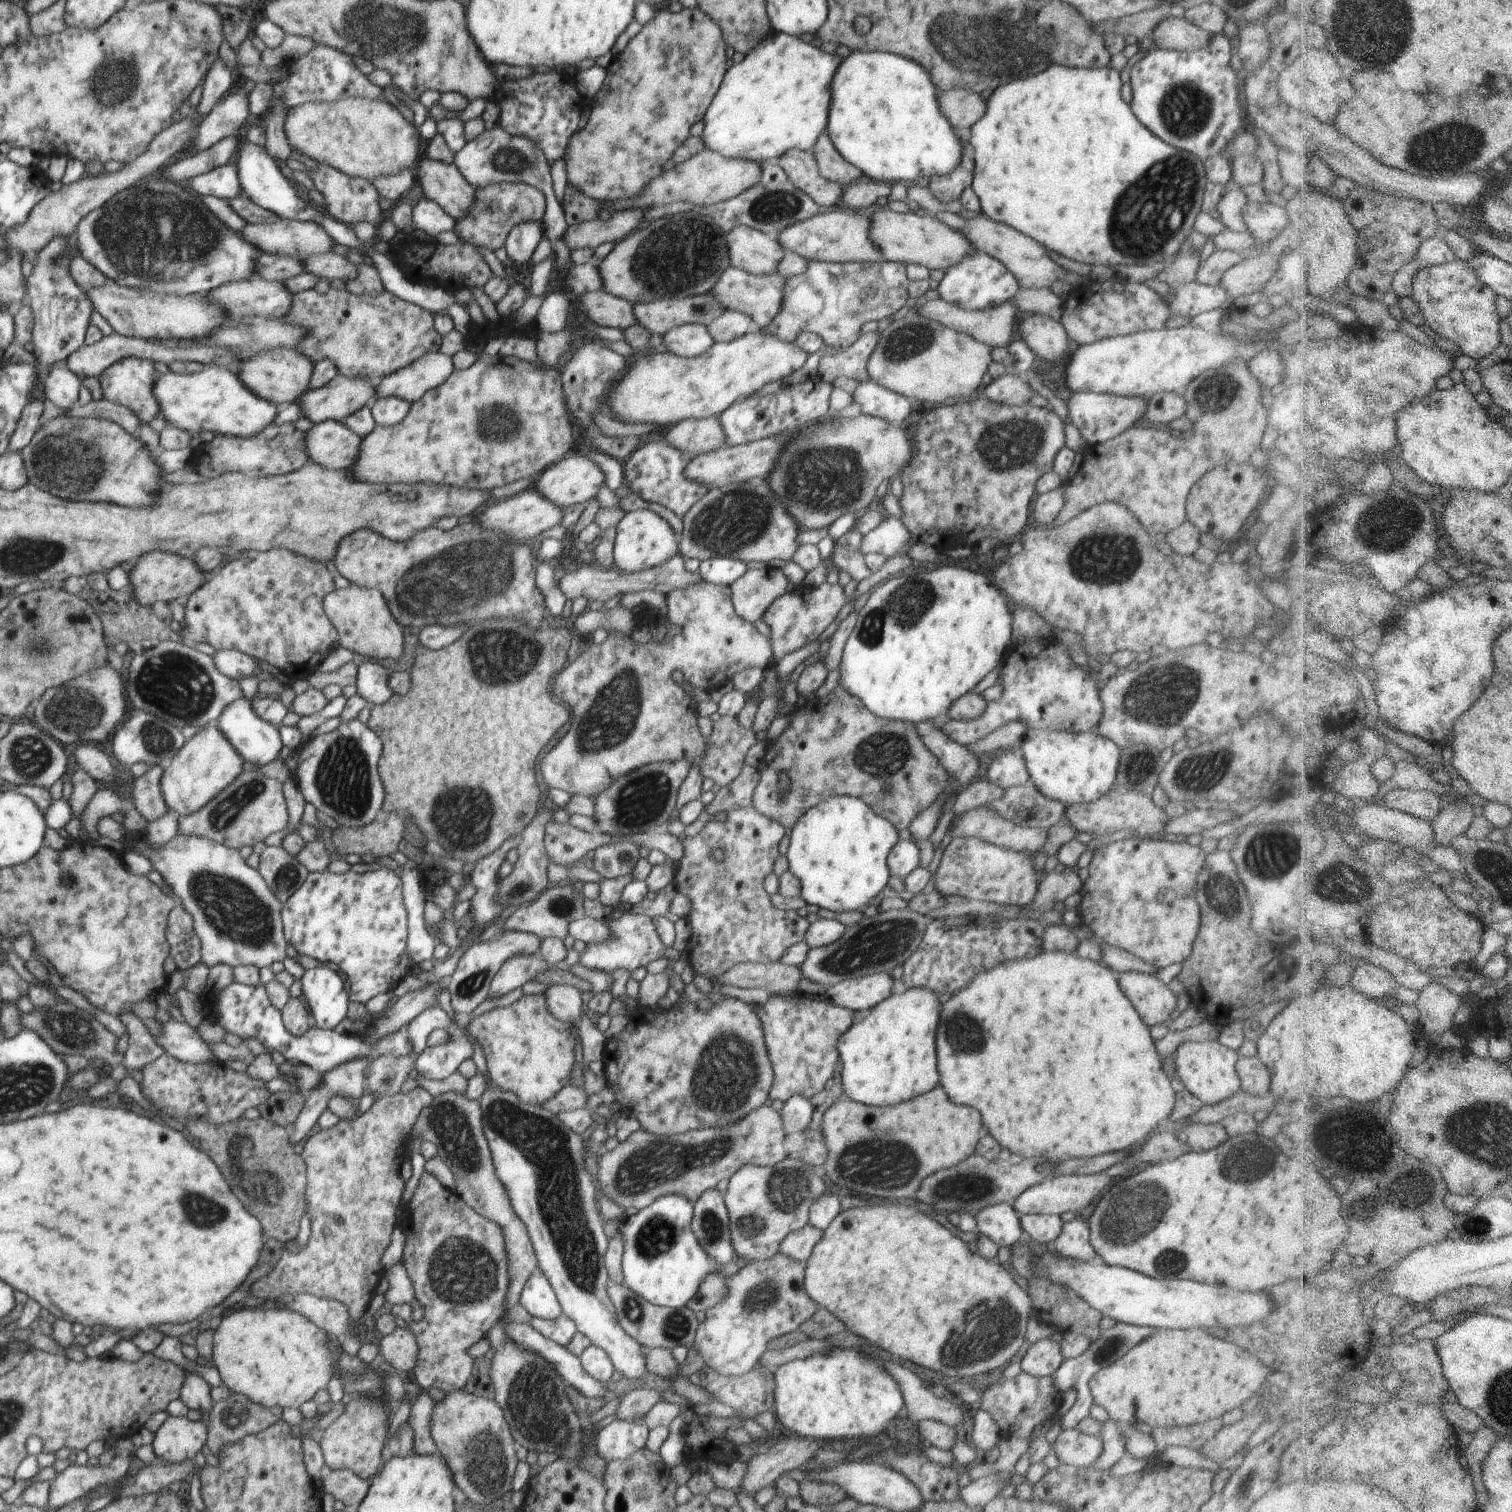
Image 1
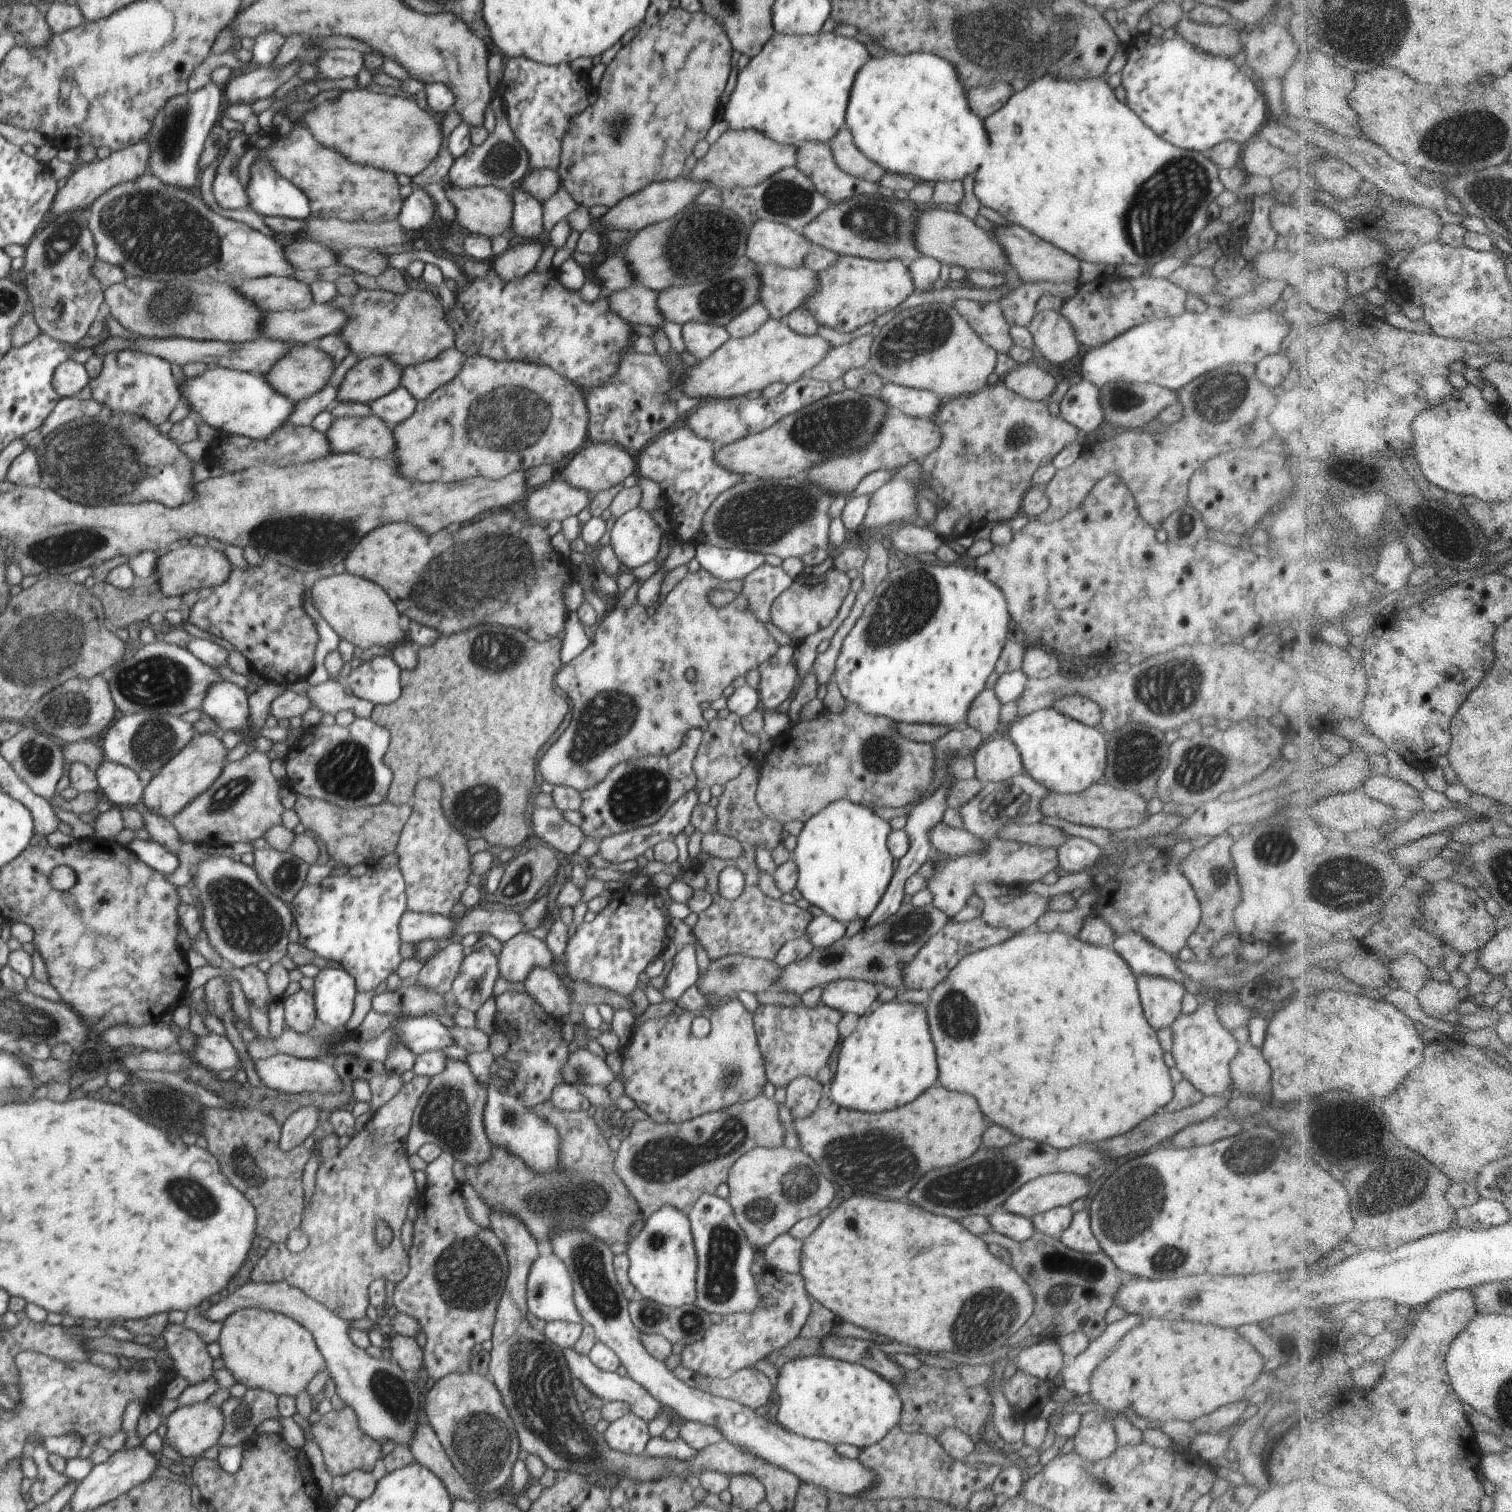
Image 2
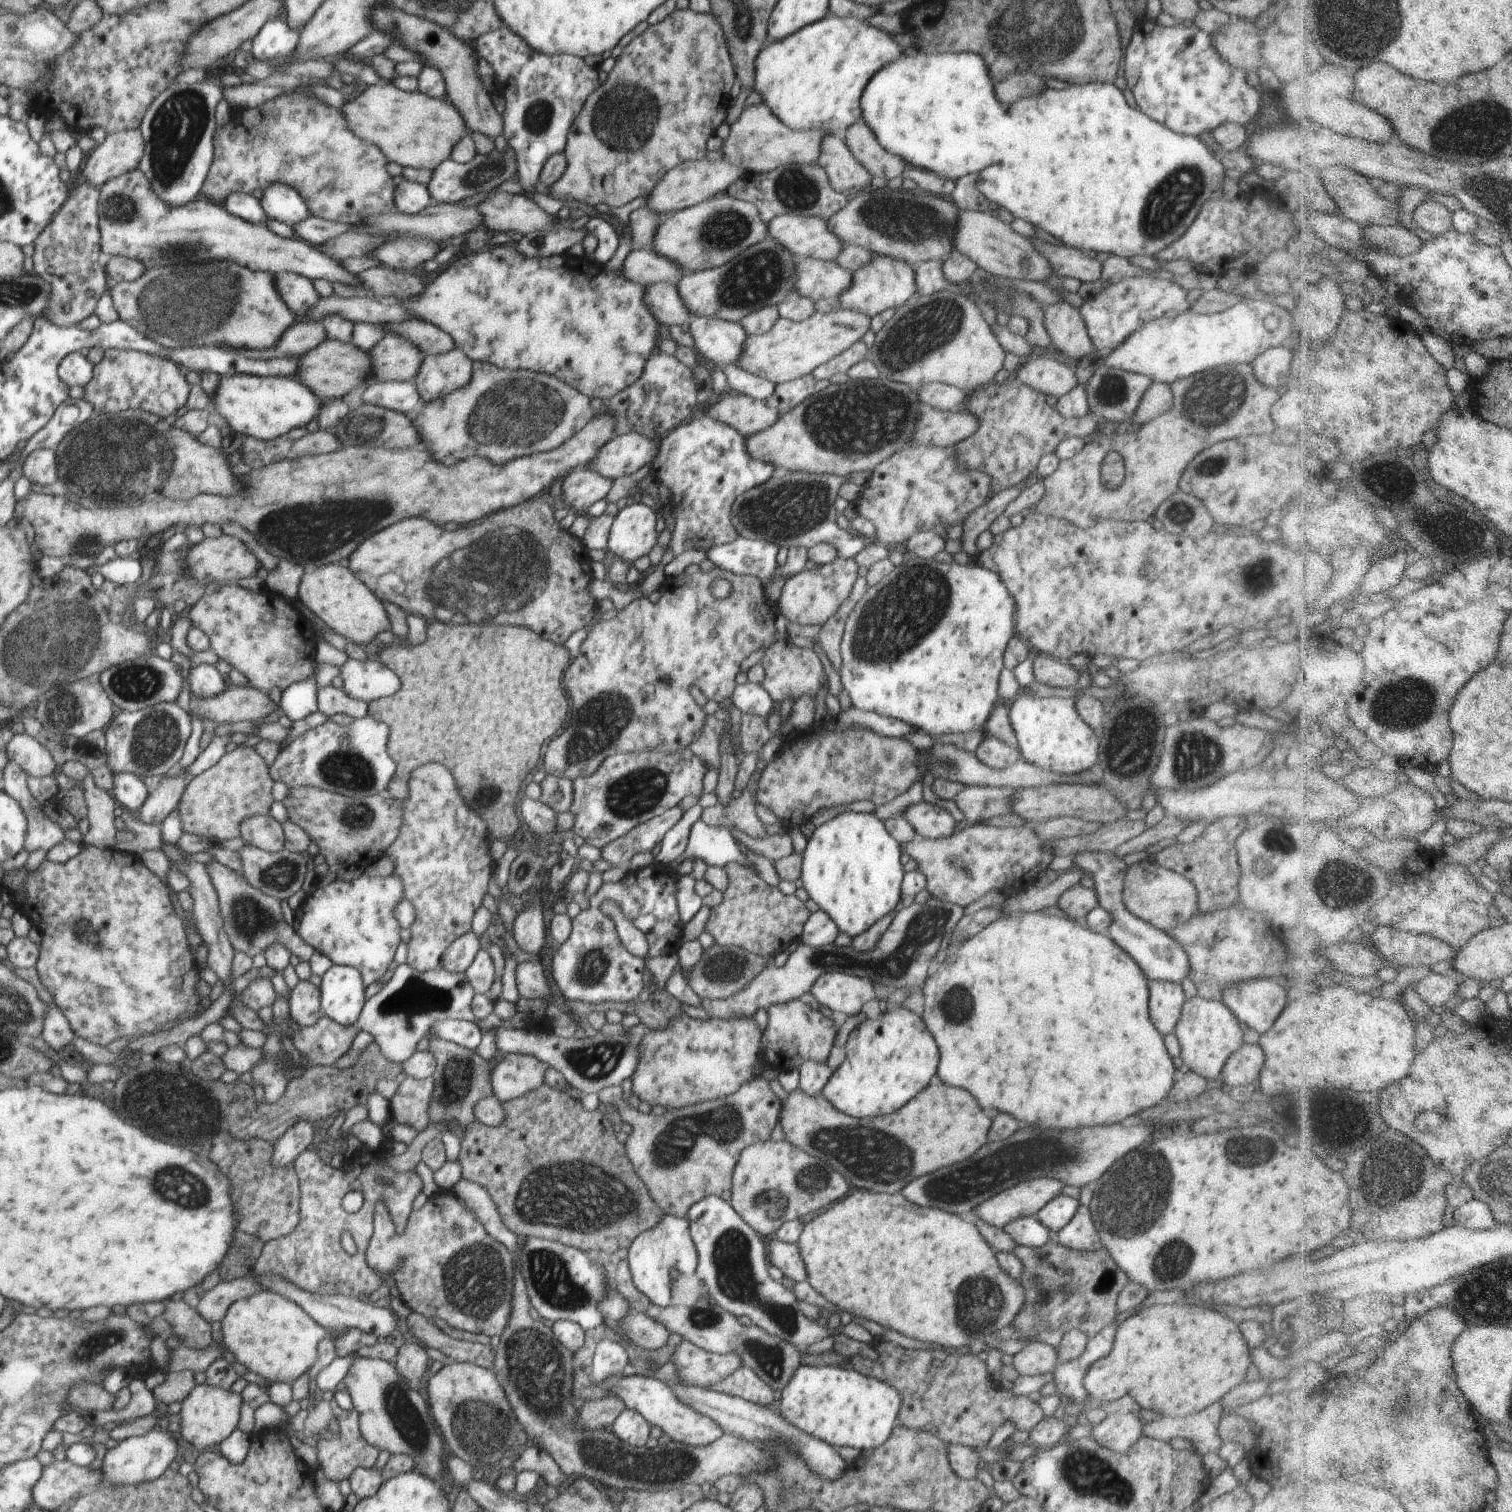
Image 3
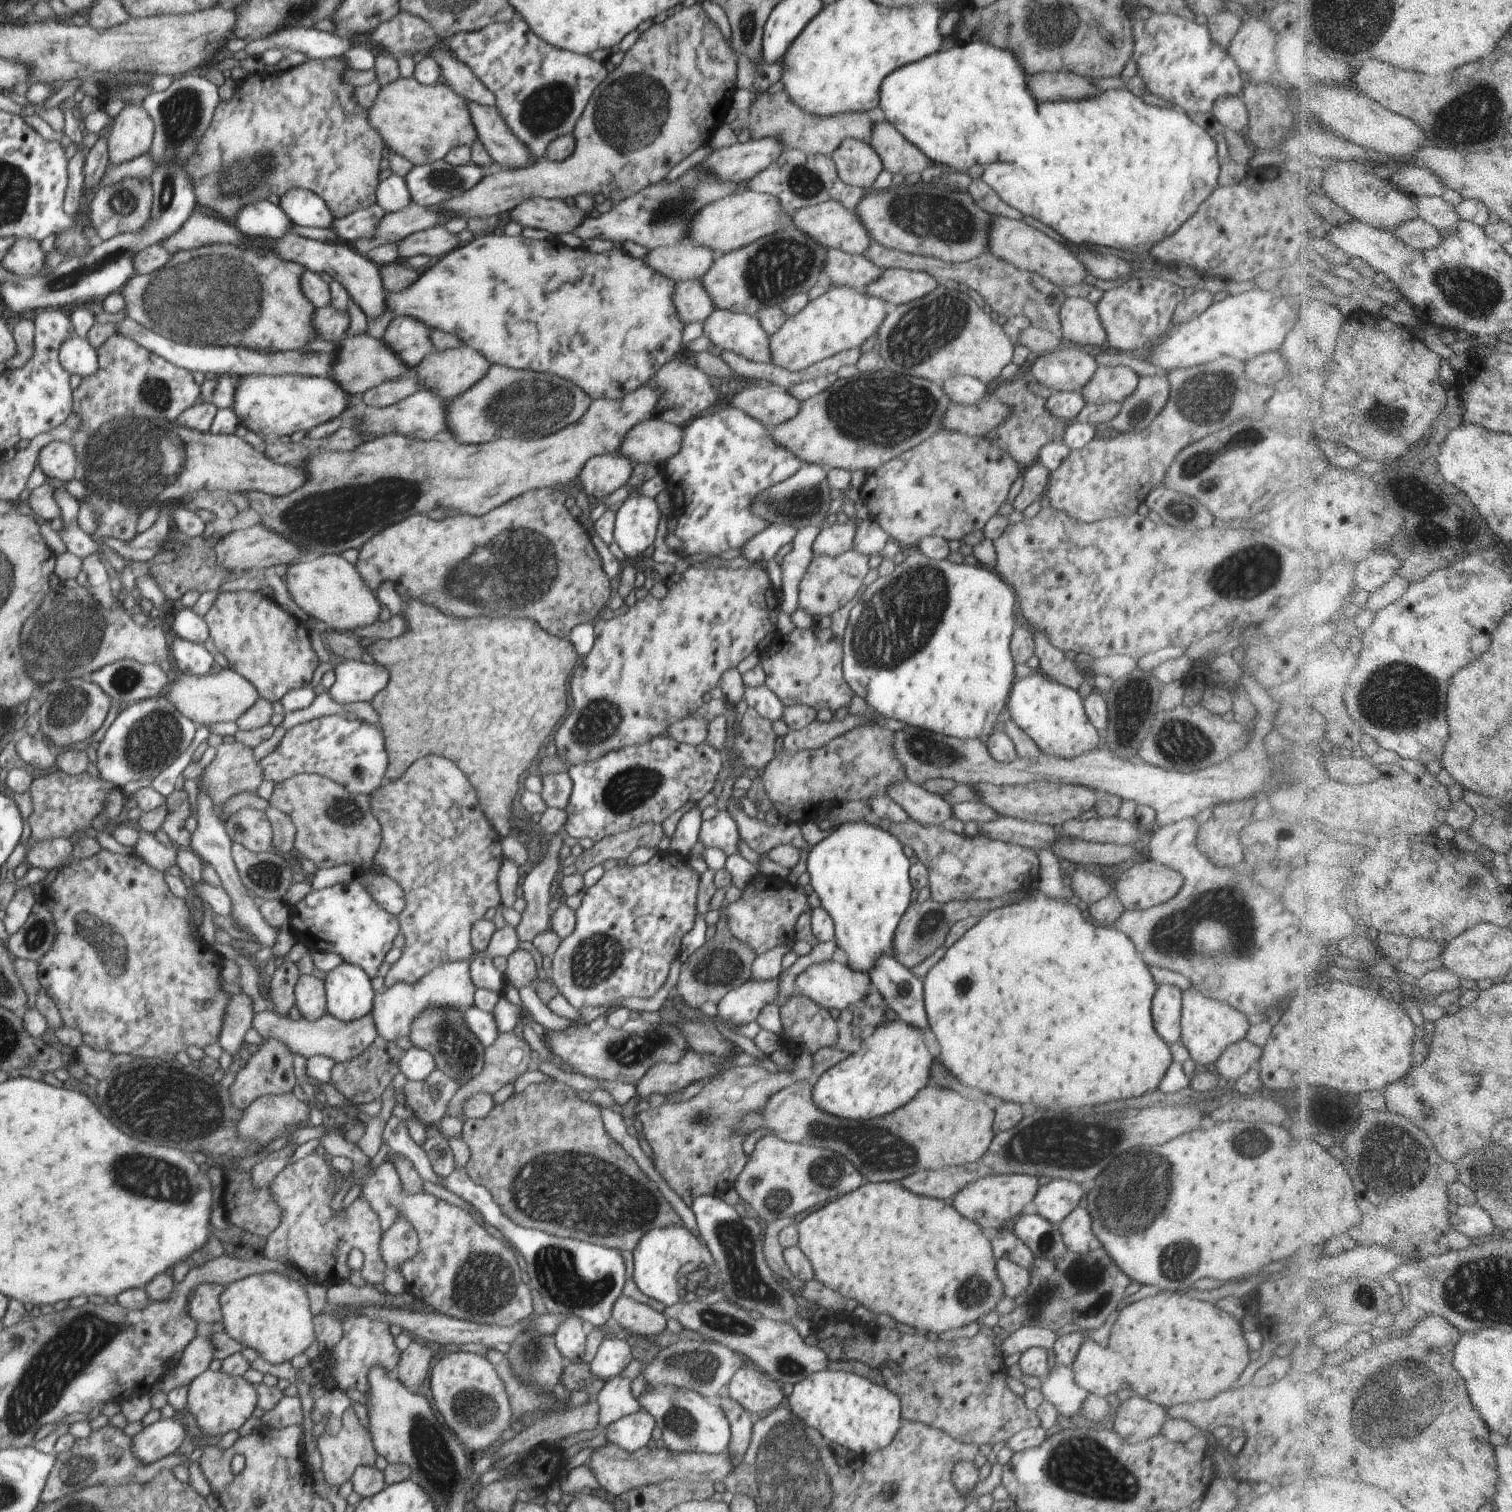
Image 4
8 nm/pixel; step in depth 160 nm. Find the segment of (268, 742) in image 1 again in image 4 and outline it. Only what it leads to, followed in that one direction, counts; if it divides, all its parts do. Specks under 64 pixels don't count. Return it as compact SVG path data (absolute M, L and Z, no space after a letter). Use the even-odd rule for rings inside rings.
M176 636L171 652L174 654L174 660L178 668L184 675L193 677L204 677L214 666L214 657L204 645L199 645Z

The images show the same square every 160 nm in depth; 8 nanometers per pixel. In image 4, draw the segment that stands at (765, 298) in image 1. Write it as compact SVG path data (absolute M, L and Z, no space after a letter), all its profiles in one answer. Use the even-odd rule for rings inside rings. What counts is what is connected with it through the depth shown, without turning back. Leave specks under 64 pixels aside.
M830 249L823 262L823 271L826 272L833 287L850 287L860 292L874 282L883 271L862 255L846 254L845 252Z

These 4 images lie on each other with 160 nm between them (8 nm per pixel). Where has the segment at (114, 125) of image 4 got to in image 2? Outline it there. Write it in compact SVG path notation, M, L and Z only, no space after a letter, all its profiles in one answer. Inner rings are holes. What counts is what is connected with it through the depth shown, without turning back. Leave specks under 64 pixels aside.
M143 141L126 146L122 150L116 150L108 158L96 158L92 162L86 163L82 168L78 168L78 170L74 169L68 180L66 180L64 188L59 190L48 218L61 216L64 212L70 212L70 210L90 209L94 200L98 200L112 186L118 186L118 184L128 182L128 180L136 180L138 176L147 173L148 160L150 160L150 146Z

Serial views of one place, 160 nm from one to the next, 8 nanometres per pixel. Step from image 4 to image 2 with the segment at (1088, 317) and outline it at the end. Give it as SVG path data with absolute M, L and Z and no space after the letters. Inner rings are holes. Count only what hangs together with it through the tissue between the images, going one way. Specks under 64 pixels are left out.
M1037 312L1027 328L1035 348L1052 364L1064 364L1078 354L1080 346L1074 328L1061 312Z

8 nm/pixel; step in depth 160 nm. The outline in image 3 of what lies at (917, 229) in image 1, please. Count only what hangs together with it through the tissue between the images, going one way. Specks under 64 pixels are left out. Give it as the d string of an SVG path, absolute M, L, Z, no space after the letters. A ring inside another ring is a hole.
M960 209L953 232L953 250L966 254L978 268L988 274L1044 282L1052 274L1051 266L1029 240L1012 230L1009 224L1001 222L993 212Z

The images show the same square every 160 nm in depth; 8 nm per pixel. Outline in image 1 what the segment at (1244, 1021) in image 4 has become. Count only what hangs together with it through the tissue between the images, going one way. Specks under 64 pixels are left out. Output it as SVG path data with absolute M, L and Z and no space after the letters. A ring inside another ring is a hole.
M1218 1040L1183 1043L1174 1056L1176 1076L1180 1077L1185 1089L1204 1105L1218 1104L1241 1092L1241 1080L1235 1067L1240 1054L1223 1046Z

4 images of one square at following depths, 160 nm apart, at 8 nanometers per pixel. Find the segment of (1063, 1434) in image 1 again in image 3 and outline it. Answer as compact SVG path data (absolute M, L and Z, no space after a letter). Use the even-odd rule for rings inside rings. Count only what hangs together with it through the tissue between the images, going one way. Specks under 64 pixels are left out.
M1121 1410L1093 1425L1090 1438L1106 1449L1123 1453L1142 1437L1143 1424L1138 1413Z

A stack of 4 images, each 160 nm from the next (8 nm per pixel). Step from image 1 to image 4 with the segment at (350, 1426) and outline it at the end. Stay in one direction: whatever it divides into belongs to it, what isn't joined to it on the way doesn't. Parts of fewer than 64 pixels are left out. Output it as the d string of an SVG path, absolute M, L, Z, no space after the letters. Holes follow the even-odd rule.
M343 1427L338 1428L338 1432L326 1430L319 1437L317 1446L325 1482L337 1488L351 1480L358 1465L374 1466L378 1458L367 1428L362 1428L362 1436Z

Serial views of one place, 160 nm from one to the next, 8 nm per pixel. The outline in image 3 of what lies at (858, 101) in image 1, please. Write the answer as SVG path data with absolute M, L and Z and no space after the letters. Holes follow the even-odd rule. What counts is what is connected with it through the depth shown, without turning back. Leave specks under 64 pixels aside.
M898 33L893 36L893 39L899 43L903 53L901 57L894 62L885 64L878 72L874 73L874 76L869 80L869 83L864 87L864 92L860 99L861 119L868 125L874 136L877 138L878 144L884 150L891 152L893 155L901 158L908 167L924 168L926 170L932 170L938 176L945 180L953 180L966 176L970 172L980 172L991 164L996 162L1002 162L1004 154L1008 152L1008 148L1012 148L1012 144L1016 142L1016 136L1012 132L1012 124L1010 124L1010 118L1004 110L1002 104L998 104L997 94L994 92L994 82L990 80L988 76L988 70L986 70L986 64L982 62L983 58L976 53L954 53L952 51L948 53L923 53L918 50L917 46L910 44L908 46L908 34Z

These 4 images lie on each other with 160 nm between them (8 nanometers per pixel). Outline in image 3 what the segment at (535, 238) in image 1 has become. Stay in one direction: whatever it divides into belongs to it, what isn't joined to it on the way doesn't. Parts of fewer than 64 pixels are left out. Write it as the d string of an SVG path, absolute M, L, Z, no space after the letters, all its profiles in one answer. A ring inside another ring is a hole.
M506 25L480 35L472 43L478 57L486 59L495 72L495 80L504 88L505 110L503 112L503 136L516 158L515 169L517 176L515 181L522 186L527 195L535 192L536 182L539 180L541 170L547 160L555 154L565 150L567 136L574 119L590 96L599 86L598 69L586 65L583 58L574 55L548 56L536 52L526 44L522 37L512 32Z

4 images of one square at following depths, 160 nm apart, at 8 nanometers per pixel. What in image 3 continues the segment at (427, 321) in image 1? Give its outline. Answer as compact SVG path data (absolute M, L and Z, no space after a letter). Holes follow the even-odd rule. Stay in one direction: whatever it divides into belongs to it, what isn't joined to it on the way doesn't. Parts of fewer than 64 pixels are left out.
M406 319L382 325L386 334L393 333L414 344L424 352L424 356L446 354L456 348L453 338L447 332L426 321Z

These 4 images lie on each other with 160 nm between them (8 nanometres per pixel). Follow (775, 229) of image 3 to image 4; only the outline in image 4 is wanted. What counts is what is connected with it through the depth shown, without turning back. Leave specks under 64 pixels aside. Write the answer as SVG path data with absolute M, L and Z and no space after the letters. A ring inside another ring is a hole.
M835 200L794 211L791 222L800 232L818 241L828 250L836 249L846 254L862 255L872 242L867 228L856 216L855 210Z

